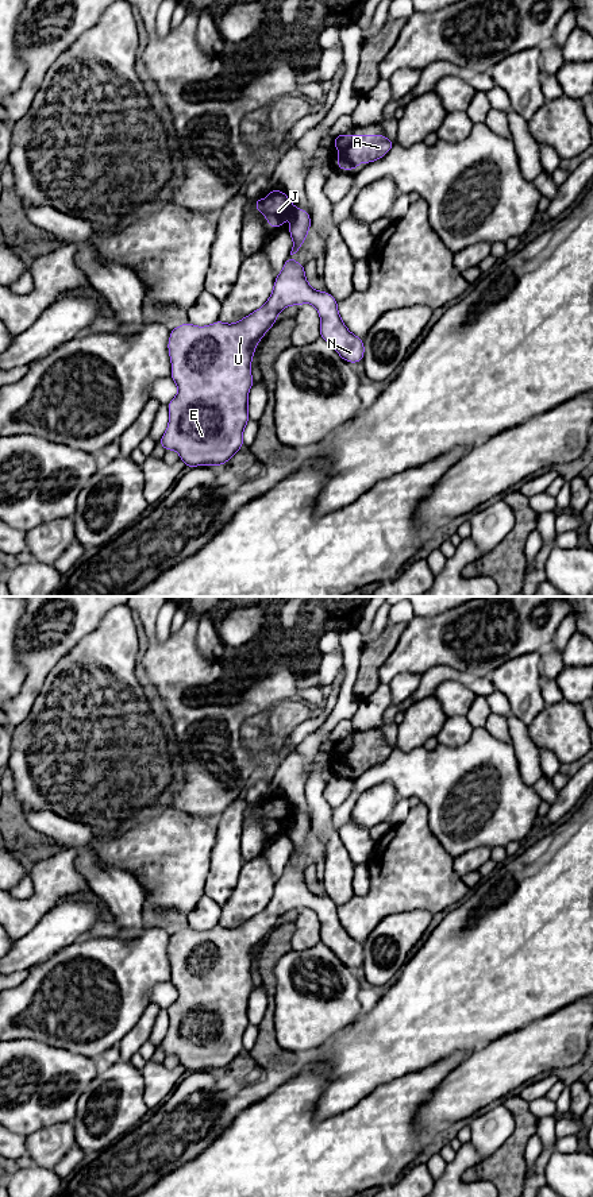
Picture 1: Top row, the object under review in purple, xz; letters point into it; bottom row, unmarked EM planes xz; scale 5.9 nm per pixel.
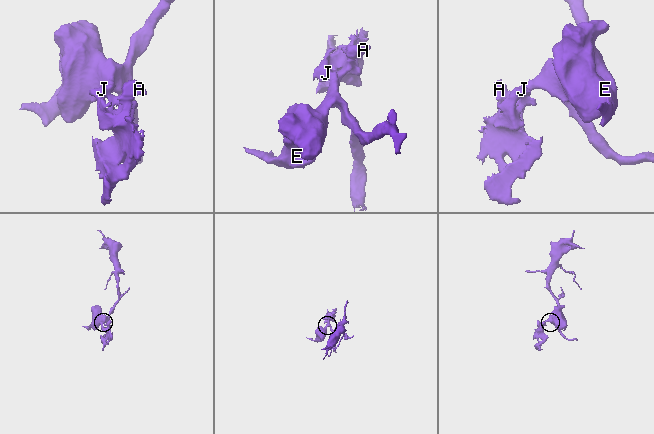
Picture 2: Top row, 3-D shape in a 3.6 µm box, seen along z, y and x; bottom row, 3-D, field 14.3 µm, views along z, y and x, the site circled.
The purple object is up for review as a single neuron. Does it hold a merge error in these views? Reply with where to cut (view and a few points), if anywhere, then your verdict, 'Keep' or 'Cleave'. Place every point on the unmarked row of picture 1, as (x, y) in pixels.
Split along xz (296, 813), (291, 821). Cleave

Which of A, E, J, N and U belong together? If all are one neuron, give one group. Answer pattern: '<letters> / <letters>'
A J / E N U

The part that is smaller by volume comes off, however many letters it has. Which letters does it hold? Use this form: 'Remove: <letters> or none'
Remove: A, J

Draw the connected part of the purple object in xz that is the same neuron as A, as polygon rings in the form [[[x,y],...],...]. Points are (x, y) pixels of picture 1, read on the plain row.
[[[336,740],[334,752],[340,756],[336,769],[342,775],[354,775],[362,768],[381,764],[396,749],[385,740]]]

